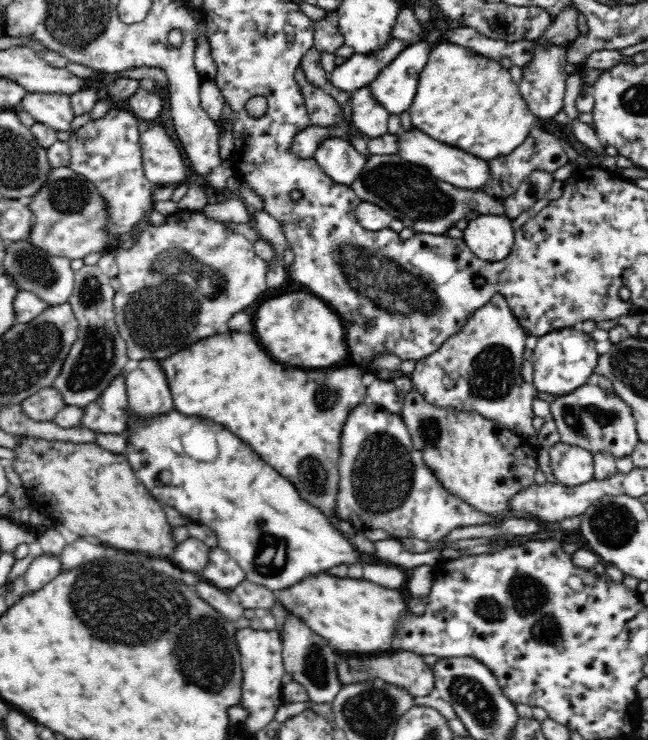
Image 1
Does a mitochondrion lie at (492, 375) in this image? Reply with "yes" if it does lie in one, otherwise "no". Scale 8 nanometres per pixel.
yes

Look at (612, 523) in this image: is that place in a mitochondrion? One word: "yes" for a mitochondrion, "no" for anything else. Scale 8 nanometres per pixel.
yes

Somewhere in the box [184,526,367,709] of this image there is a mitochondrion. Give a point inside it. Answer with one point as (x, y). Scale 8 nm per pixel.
(310, 662)

